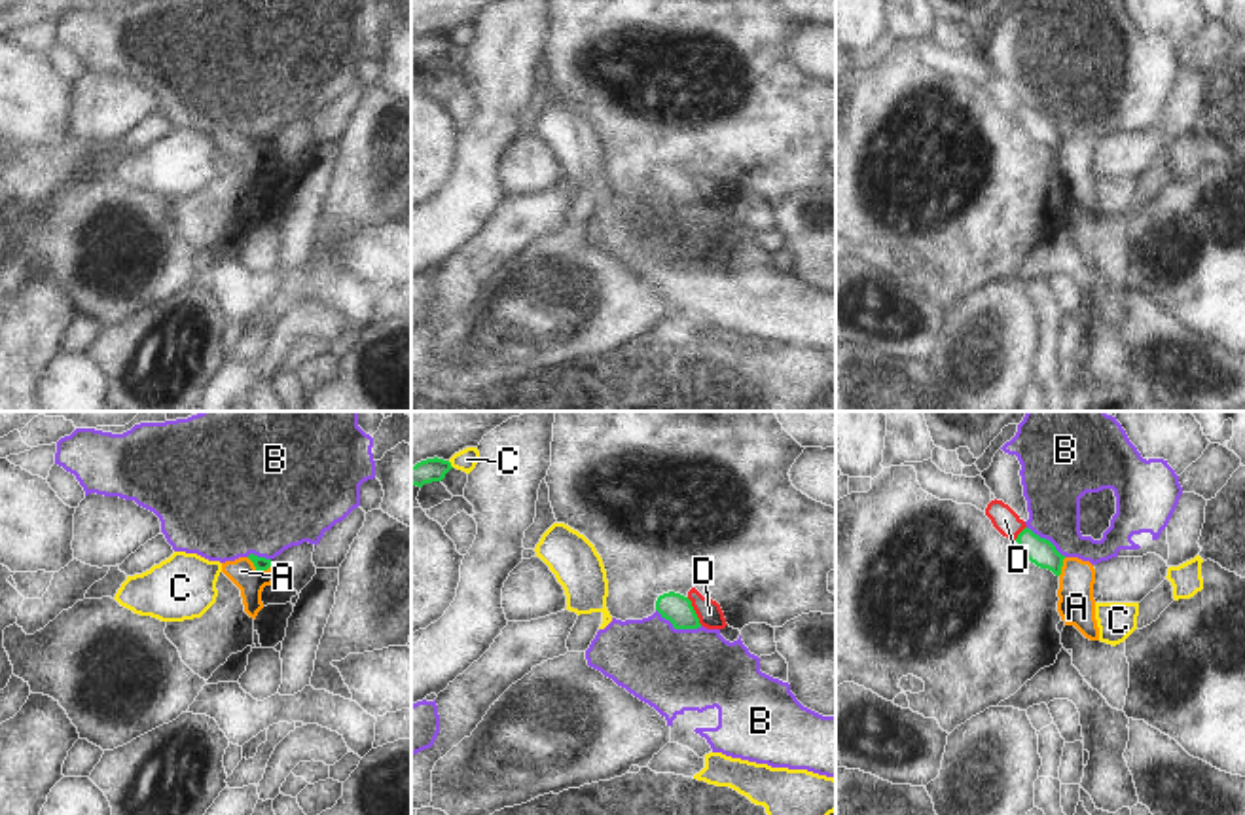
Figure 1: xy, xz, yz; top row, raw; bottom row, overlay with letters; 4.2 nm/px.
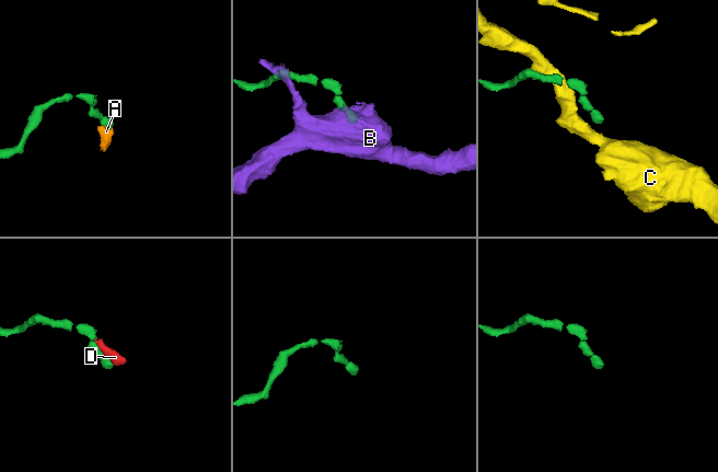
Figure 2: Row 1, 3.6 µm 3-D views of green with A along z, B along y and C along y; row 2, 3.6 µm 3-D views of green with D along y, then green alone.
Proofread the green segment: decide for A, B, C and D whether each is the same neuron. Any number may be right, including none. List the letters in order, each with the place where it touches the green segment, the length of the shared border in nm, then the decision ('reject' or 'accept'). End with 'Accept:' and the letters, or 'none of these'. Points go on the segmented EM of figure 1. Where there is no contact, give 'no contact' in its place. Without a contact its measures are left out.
A: xy (258, 569) | 110 nm | reject
B: xz (679, 628) | 220 nm | reject
C: xz (450, 465) | 40 nm | reject
D: xz (694, 611) | 140 nm | reject
Accept: none of these

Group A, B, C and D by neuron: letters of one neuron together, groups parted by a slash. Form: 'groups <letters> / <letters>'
groups A / B / C / D

